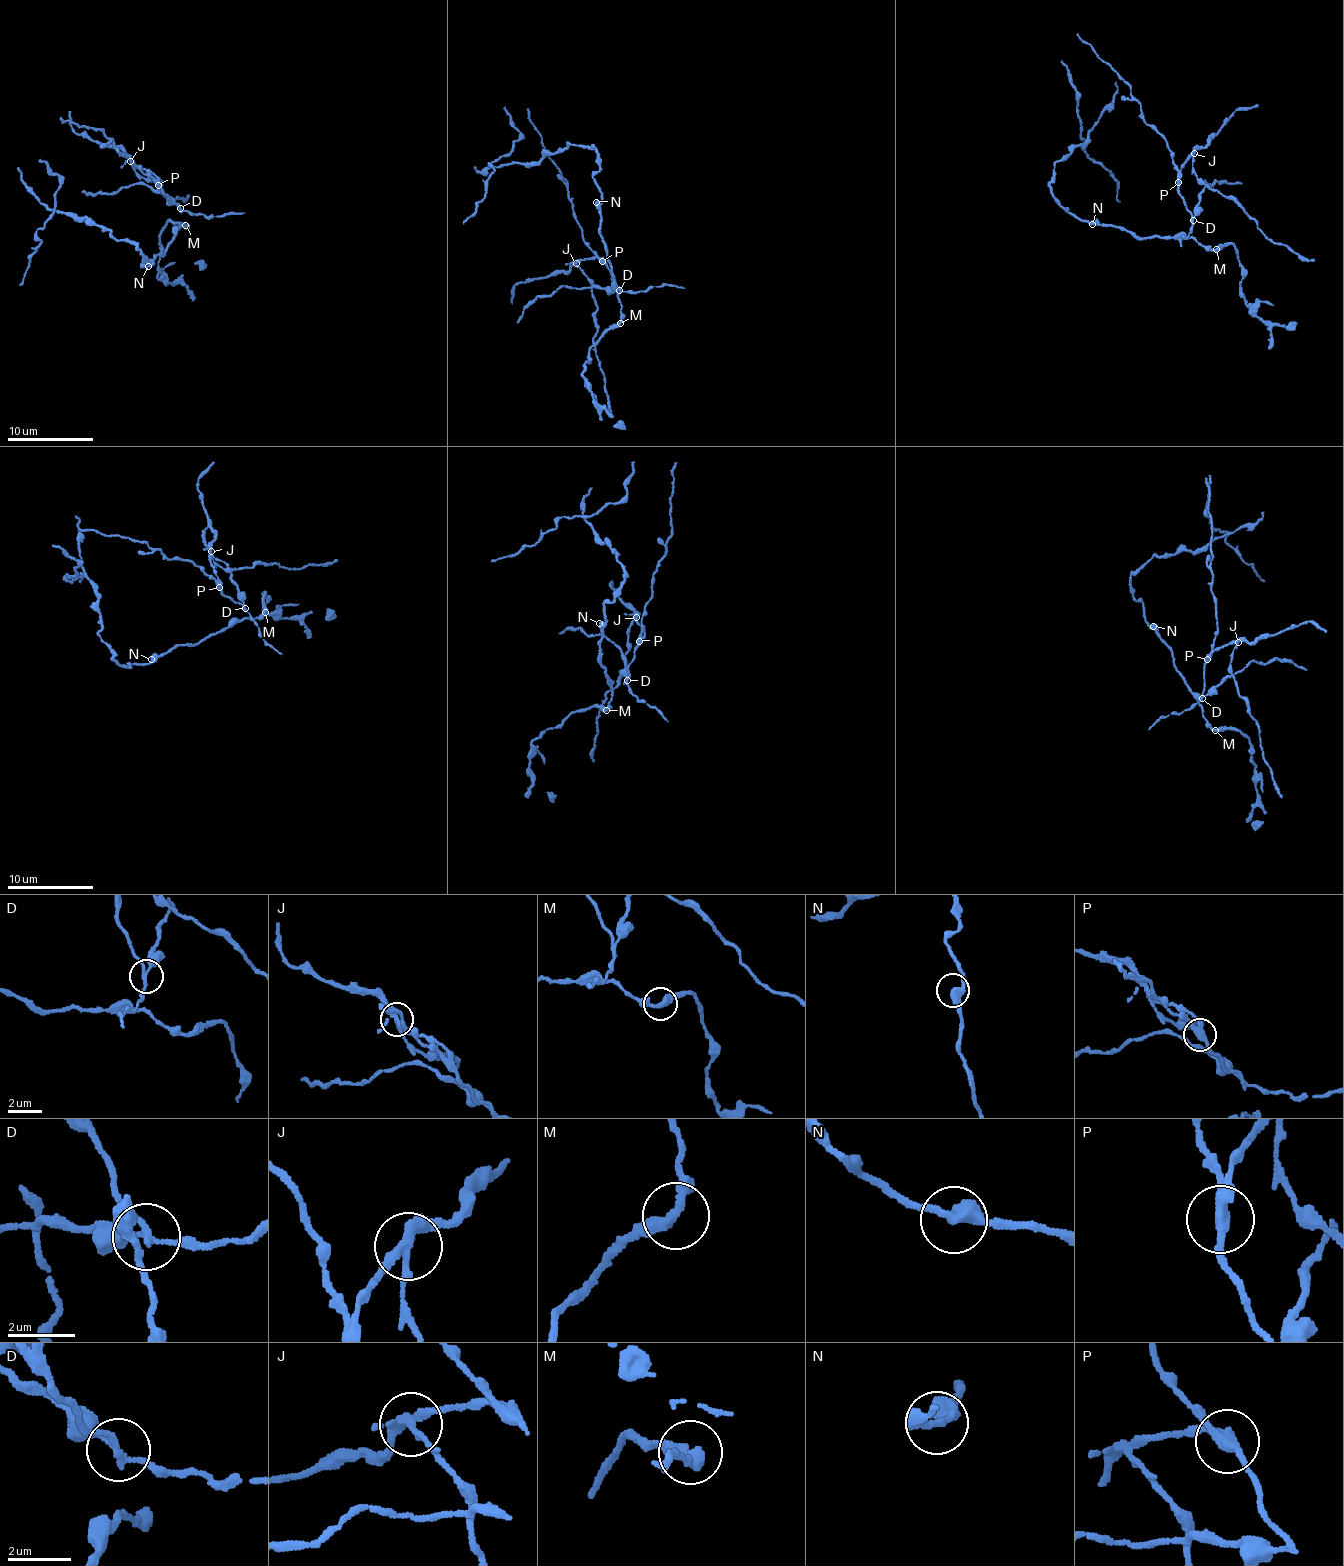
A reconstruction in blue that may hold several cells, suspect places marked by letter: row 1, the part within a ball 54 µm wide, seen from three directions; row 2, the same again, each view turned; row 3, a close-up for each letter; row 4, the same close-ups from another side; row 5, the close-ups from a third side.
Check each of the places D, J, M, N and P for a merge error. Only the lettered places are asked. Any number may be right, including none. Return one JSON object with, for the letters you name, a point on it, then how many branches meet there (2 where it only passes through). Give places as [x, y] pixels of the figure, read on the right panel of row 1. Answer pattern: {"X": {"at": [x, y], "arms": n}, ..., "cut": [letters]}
{"D": {"at": [1193, 220], "arms": 3}, "J": {"at": [1194, 153], "arms": 4}, "P": {"at": [1178, 182], "arms": 2}, "cut": ["D", "J", "P"]}

